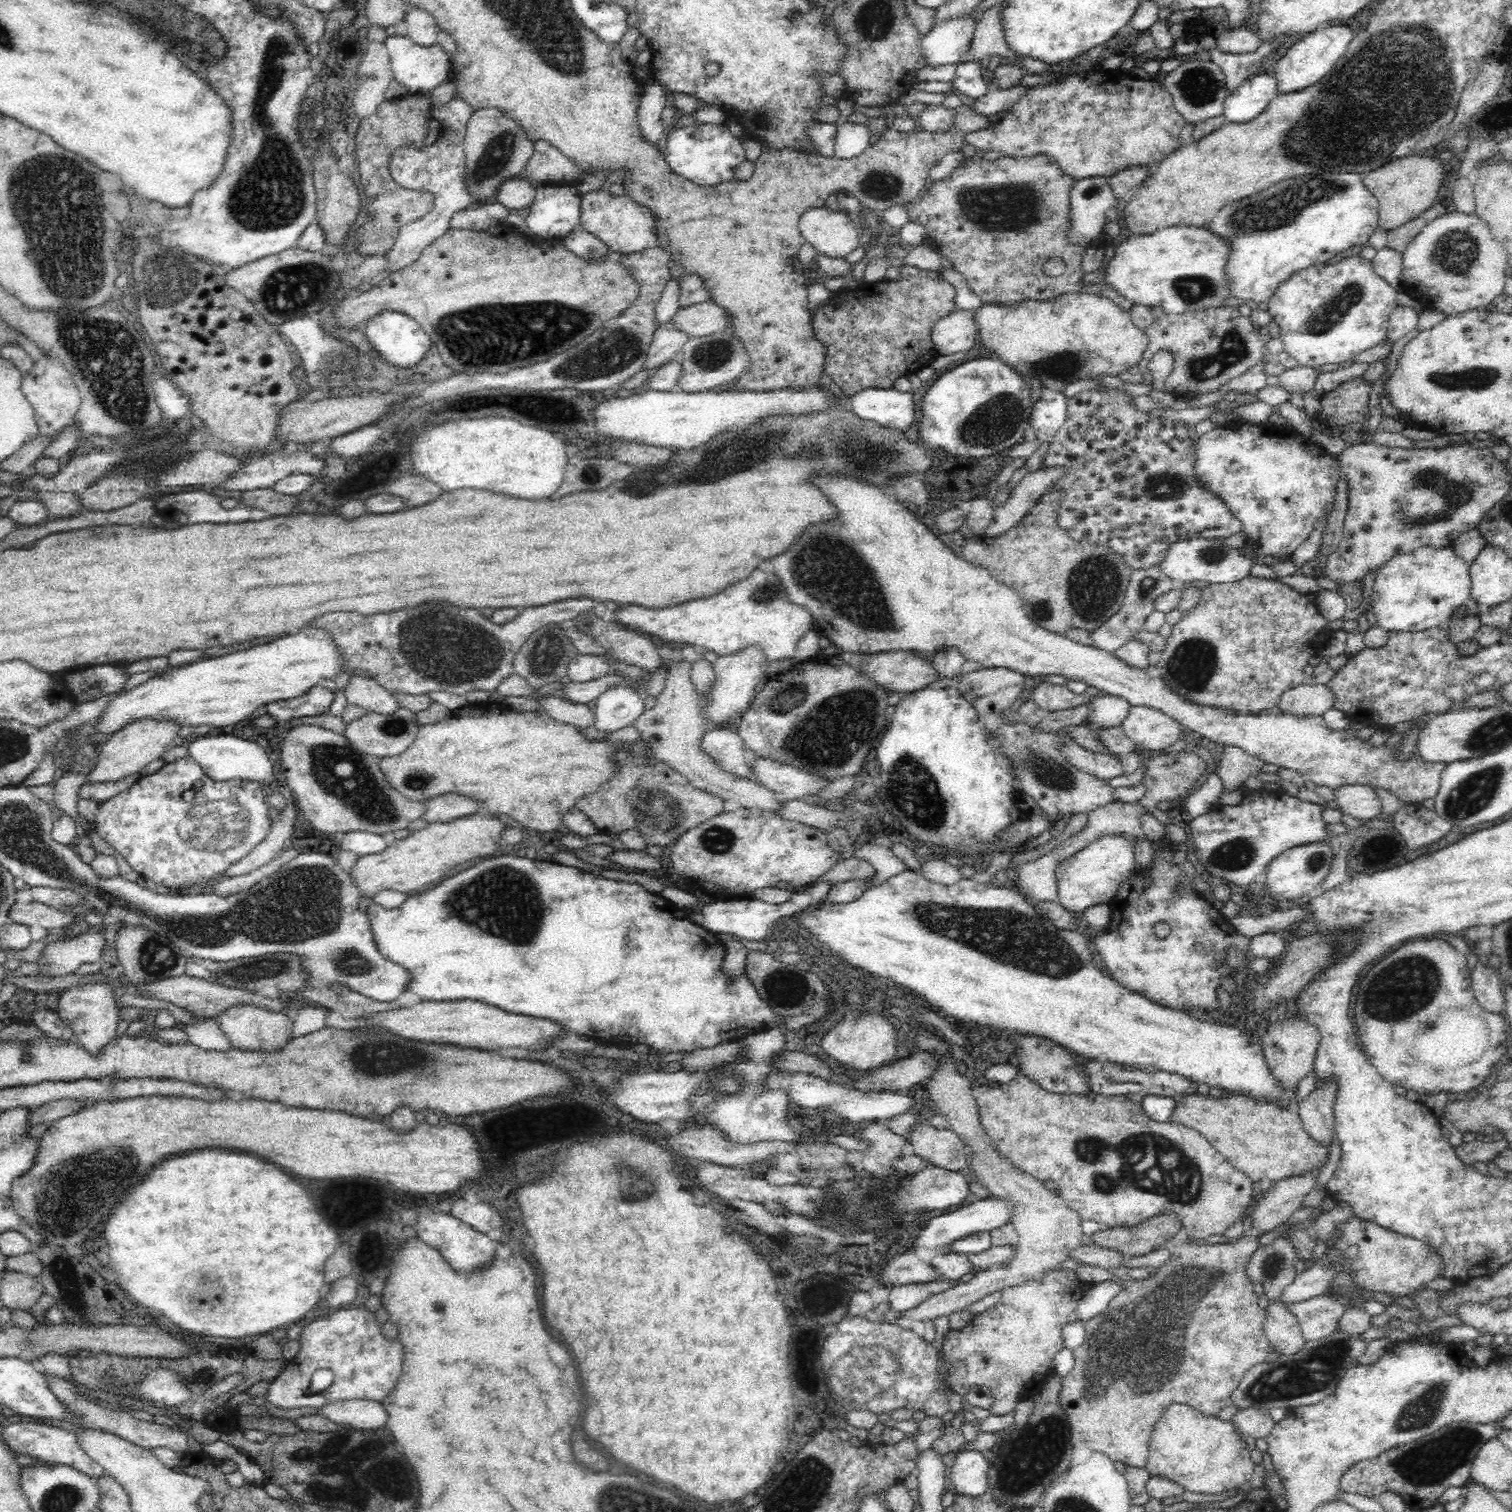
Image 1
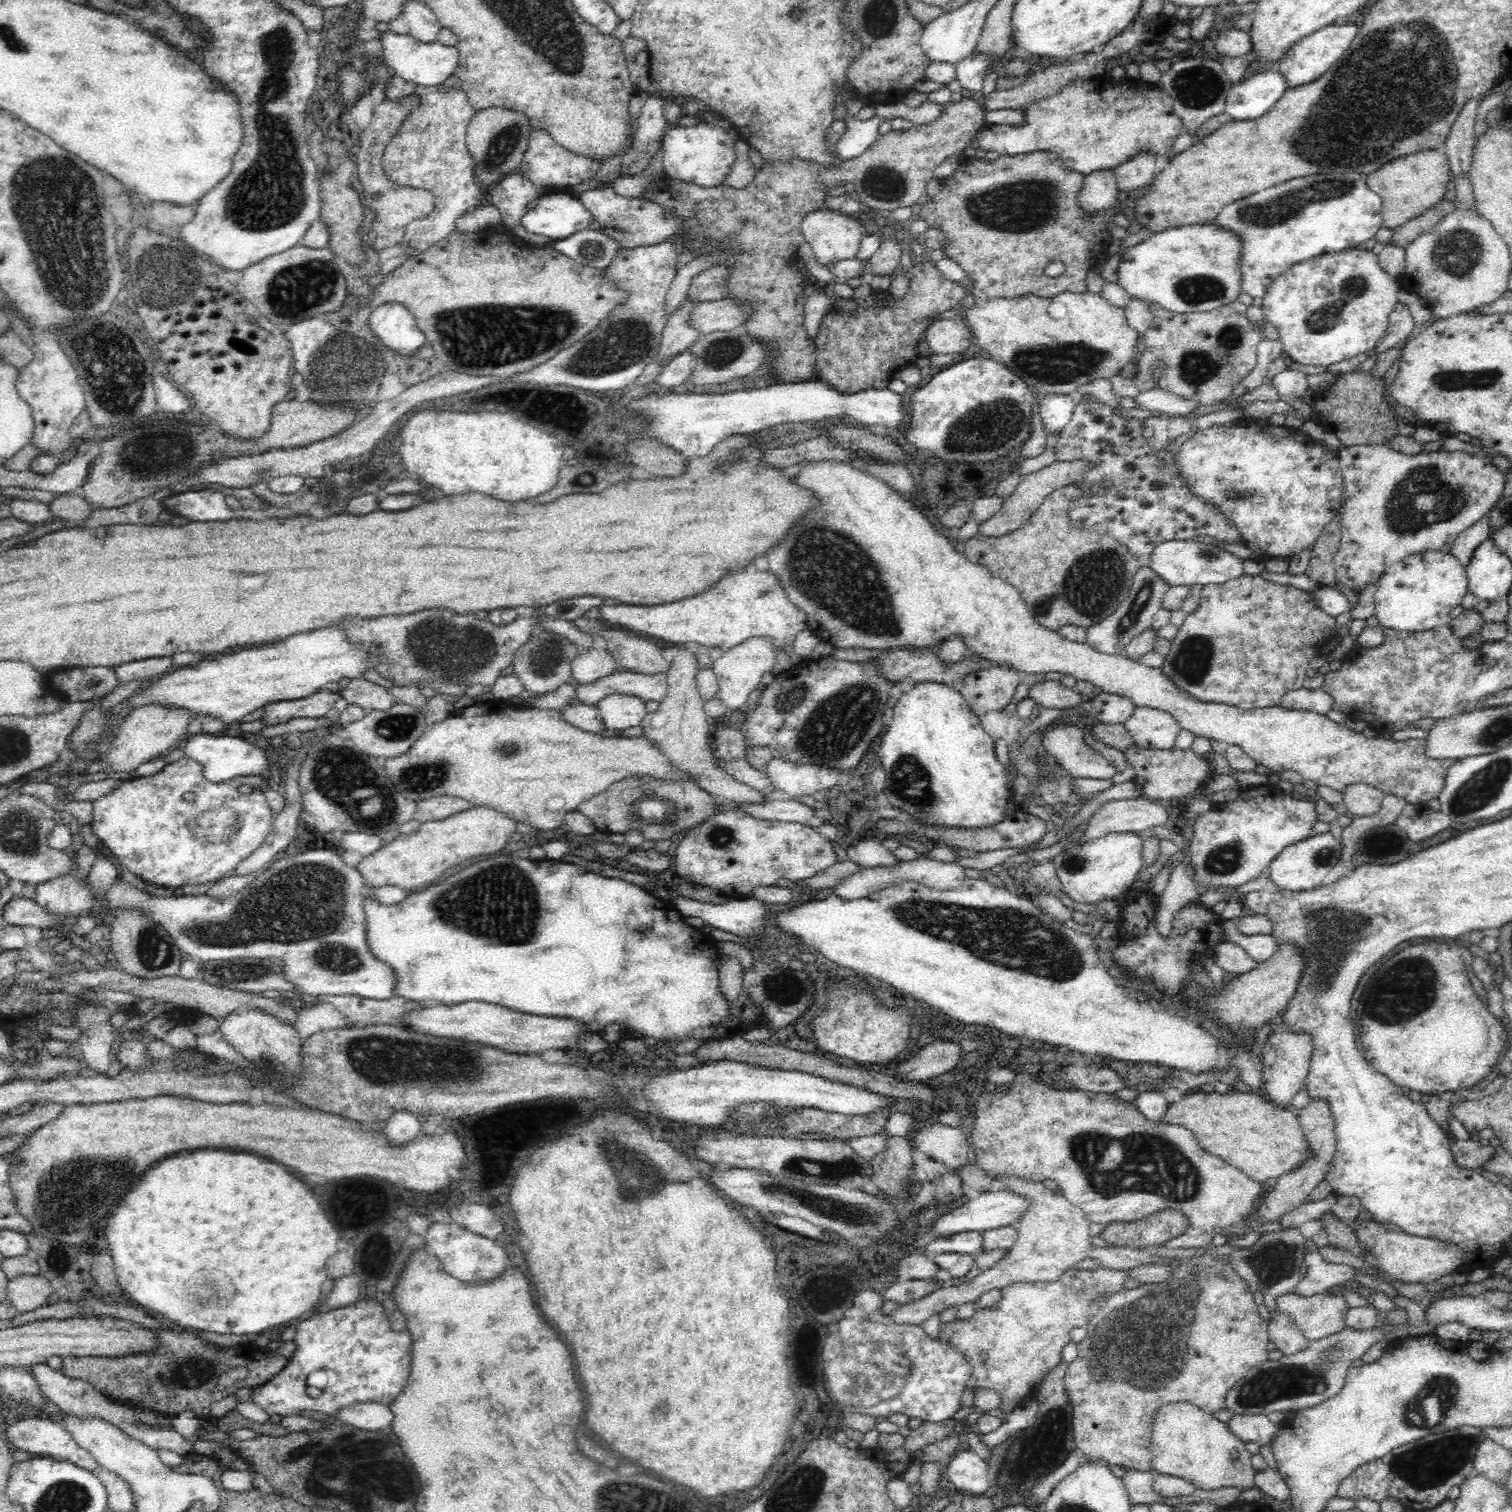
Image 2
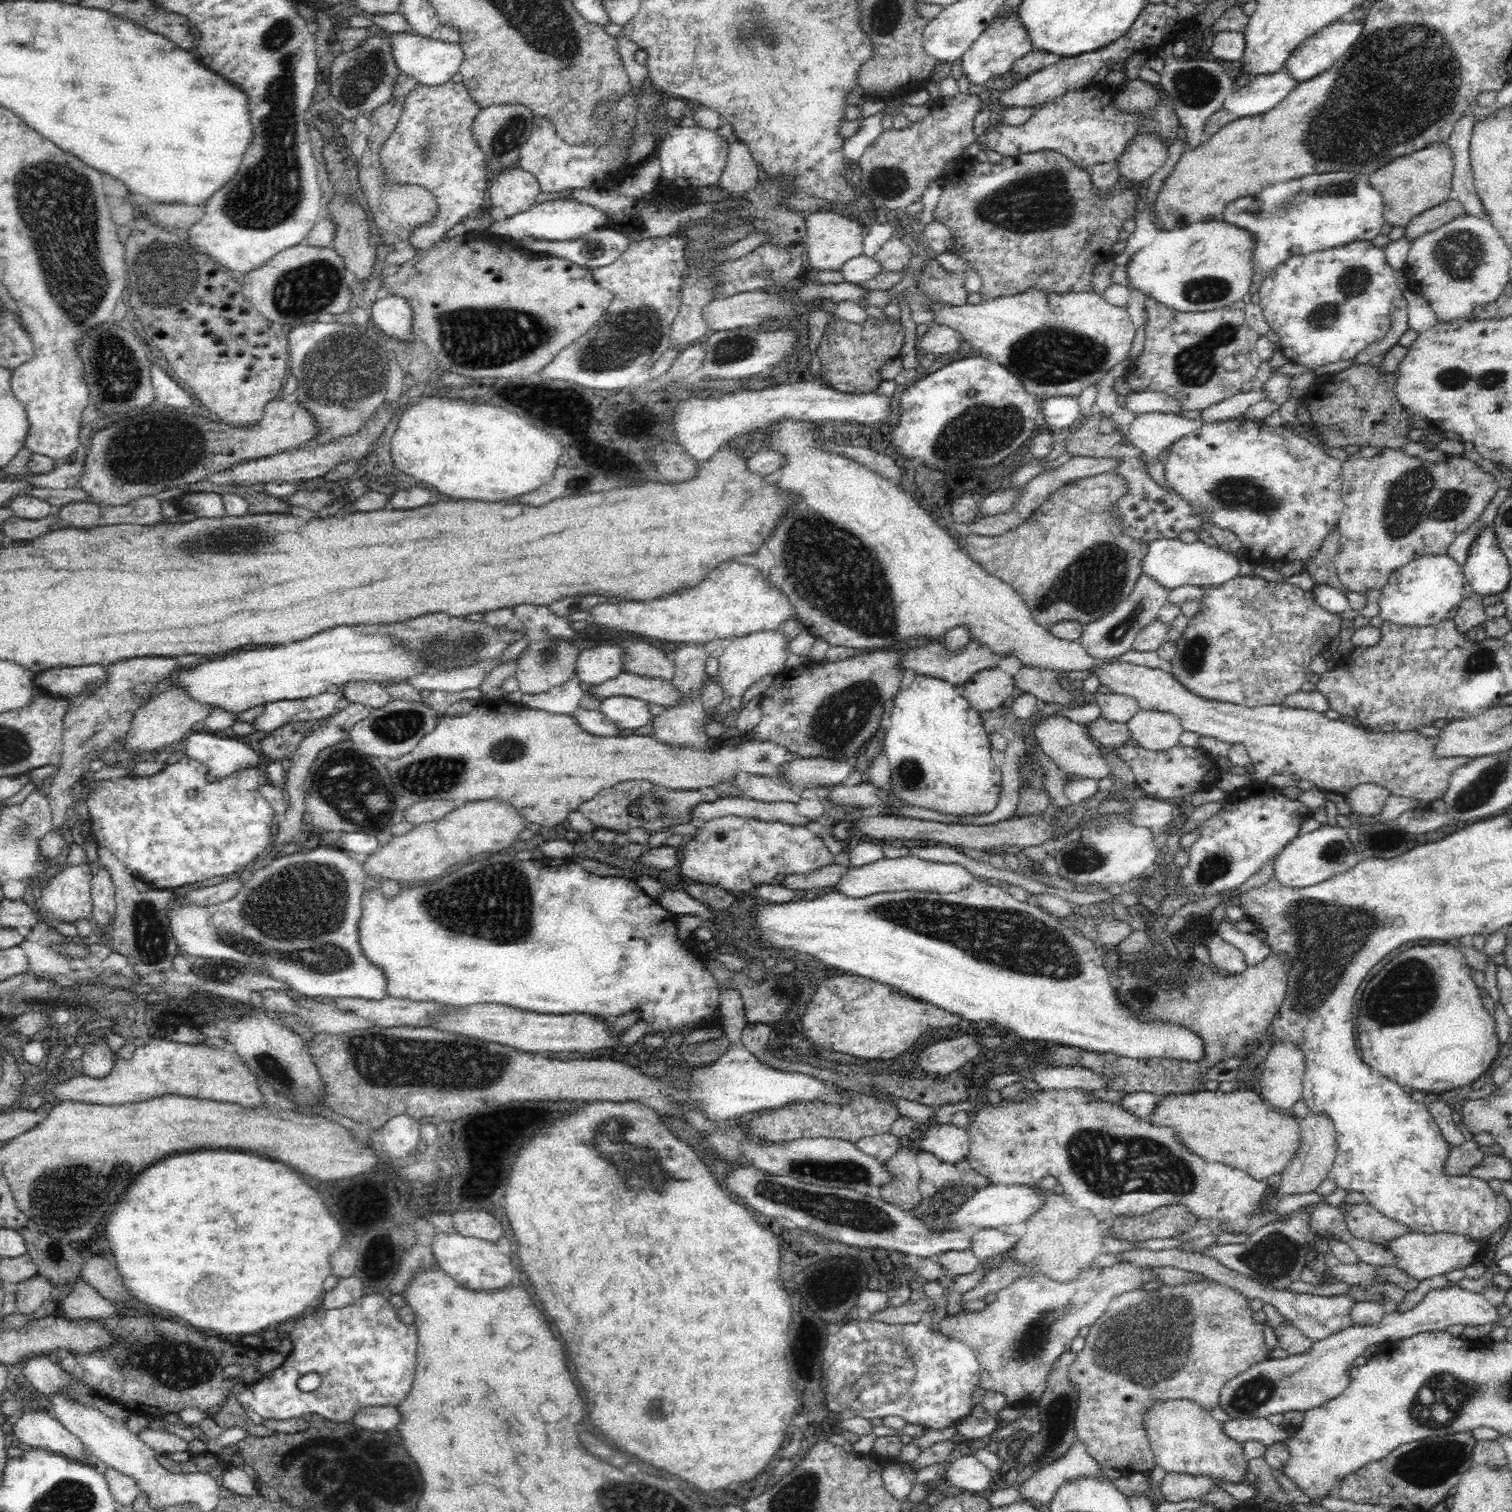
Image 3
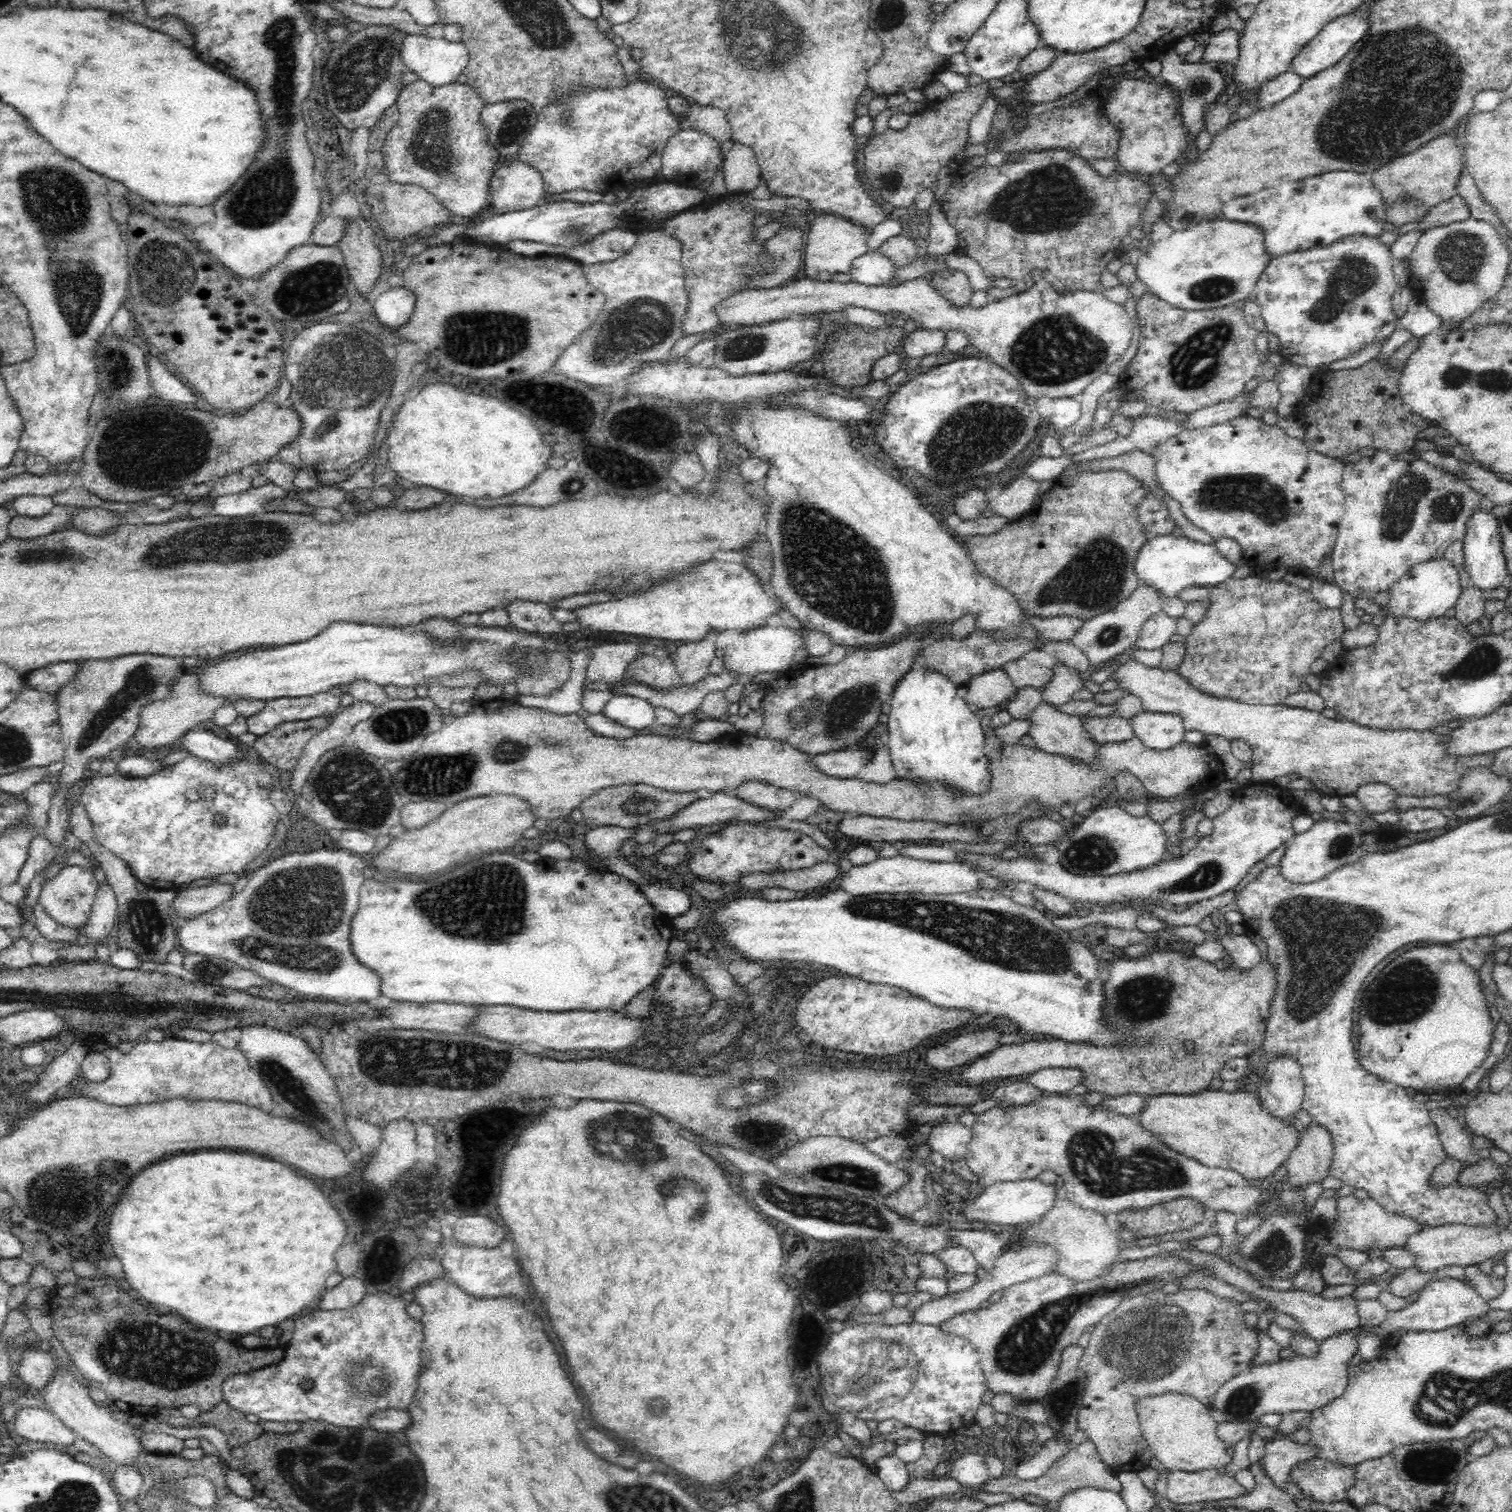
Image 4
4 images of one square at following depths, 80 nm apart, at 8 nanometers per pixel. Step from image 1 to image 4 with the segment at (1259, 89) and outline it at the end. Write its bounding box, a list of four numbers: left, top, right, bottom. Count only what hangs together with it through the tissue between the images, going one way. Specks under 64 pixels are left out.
[1255,68,1304,109]

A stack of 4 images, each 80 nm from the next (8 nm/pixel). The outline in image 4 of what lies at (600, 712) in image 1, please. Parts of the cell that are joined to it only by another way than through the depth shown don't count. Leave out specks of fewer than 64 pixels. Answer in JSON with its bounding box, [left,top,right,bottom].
[602,695,656,730]

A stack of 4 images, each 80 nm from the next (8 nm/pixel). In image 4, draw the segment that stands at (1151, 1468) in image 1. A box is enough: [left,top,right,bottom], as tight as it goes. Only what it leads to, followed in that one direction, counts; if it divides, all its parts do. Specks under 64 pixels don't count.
[1134,1392,1234,1472]

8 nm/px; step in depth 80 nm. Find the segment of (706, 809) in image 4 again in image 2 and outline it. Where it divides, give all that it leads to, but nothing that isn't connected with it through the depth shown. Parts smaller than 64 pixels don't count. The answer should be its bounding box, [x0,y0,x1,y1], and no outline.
[738,799,828,828]

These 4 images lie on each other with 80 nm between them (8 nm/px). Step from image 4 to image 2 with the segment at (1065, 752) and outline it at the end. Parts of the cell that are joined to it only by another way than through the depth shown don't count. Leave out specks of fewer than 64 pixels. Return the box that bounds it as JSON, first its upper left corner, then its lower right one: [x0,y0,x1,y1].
[1042,723,1116,779]

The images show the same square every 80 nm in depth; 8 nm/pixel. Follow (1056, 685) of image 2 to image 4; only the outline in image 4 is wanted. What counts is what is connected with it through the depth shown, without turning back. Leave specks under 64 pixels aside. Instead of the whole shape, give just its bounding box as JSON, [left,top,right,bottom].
[1002,657,1053,691]

